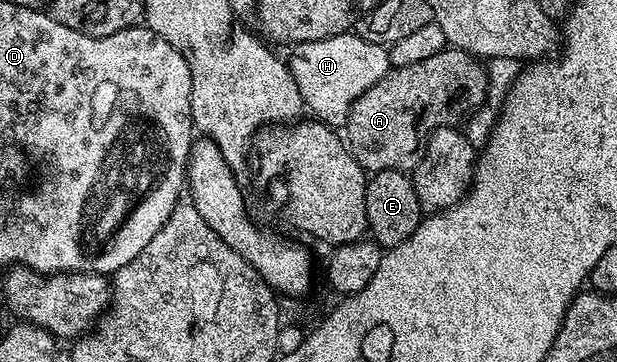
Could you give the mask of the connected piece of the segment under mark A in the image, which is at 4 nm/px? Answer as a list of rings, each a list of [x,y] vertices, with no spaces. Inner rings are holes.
[[[453,48],[417,64],[393,67],[352,104],[344,127],[345,141],[367,172],[413,172],[422,163],[426,142],[441,126],[457,127],[481,106],[486,83],[485,65],[475,55]]]

